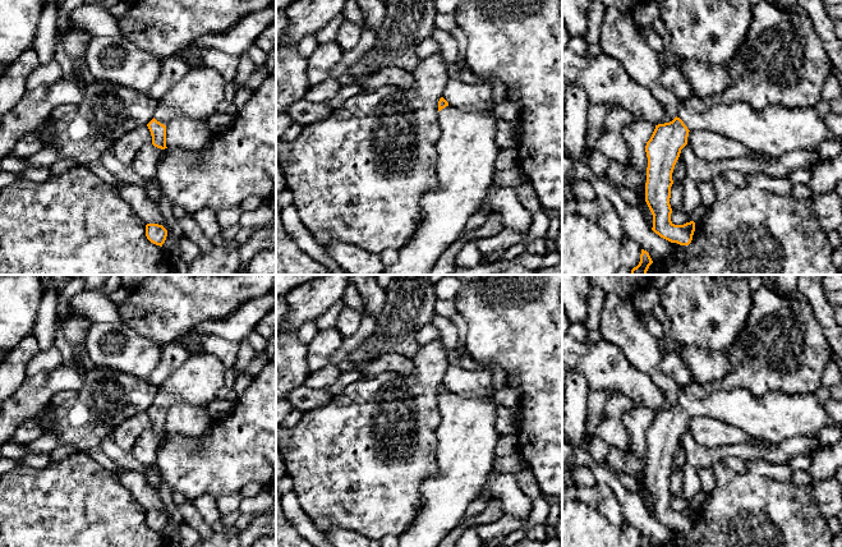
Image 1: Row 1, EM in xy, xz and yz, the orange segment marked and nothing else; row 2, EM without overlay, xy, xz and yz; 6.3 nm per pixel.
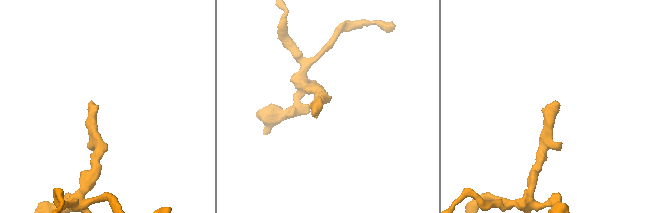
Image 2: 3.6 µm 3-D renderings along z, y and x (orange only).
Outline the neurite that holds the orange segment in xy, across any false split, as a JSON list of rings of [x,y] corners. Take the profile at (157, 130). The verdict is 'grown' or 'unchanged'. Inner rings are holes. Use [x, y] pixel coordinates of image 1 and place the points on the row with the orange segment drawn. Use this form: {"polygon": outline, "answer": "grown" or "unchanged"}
{"polygon": [[[210,66],[192,68],[160,101],[153,114],[153,119],[147,124],[152,144],[157,148],[165,150],[166,147],[166,125],[178,116],[190,119],[207,120],[217,112],[217,106],[225,98],[226,81],[222,75]]], "answer": "grown"}

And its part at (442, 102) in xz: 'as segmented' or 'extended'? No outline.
extended

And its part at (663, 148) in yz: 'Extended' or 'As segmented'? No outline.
Extended

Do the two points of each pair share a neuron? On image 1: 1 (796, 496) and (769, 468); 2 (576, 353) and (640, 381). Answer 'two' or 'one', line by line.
1: two
2: one

